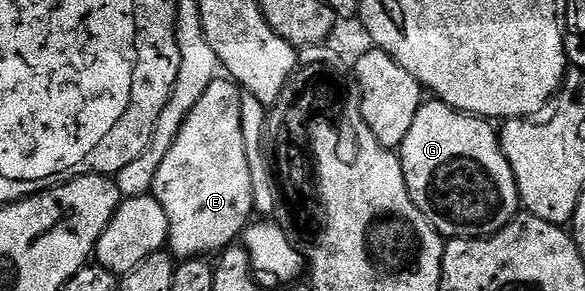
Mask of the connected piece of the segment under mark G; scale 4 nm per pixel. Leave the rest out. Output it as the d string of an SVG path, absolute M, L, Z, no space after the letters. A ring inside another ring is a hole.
M438 98L428 99L421 110L417 110L417 118L413 118L413 127L401 149L401 159L413 202L417 202L444 238L473 240L492 236L520 215L519 187L511 163L499 142L496 125L484 117L458 112Z

